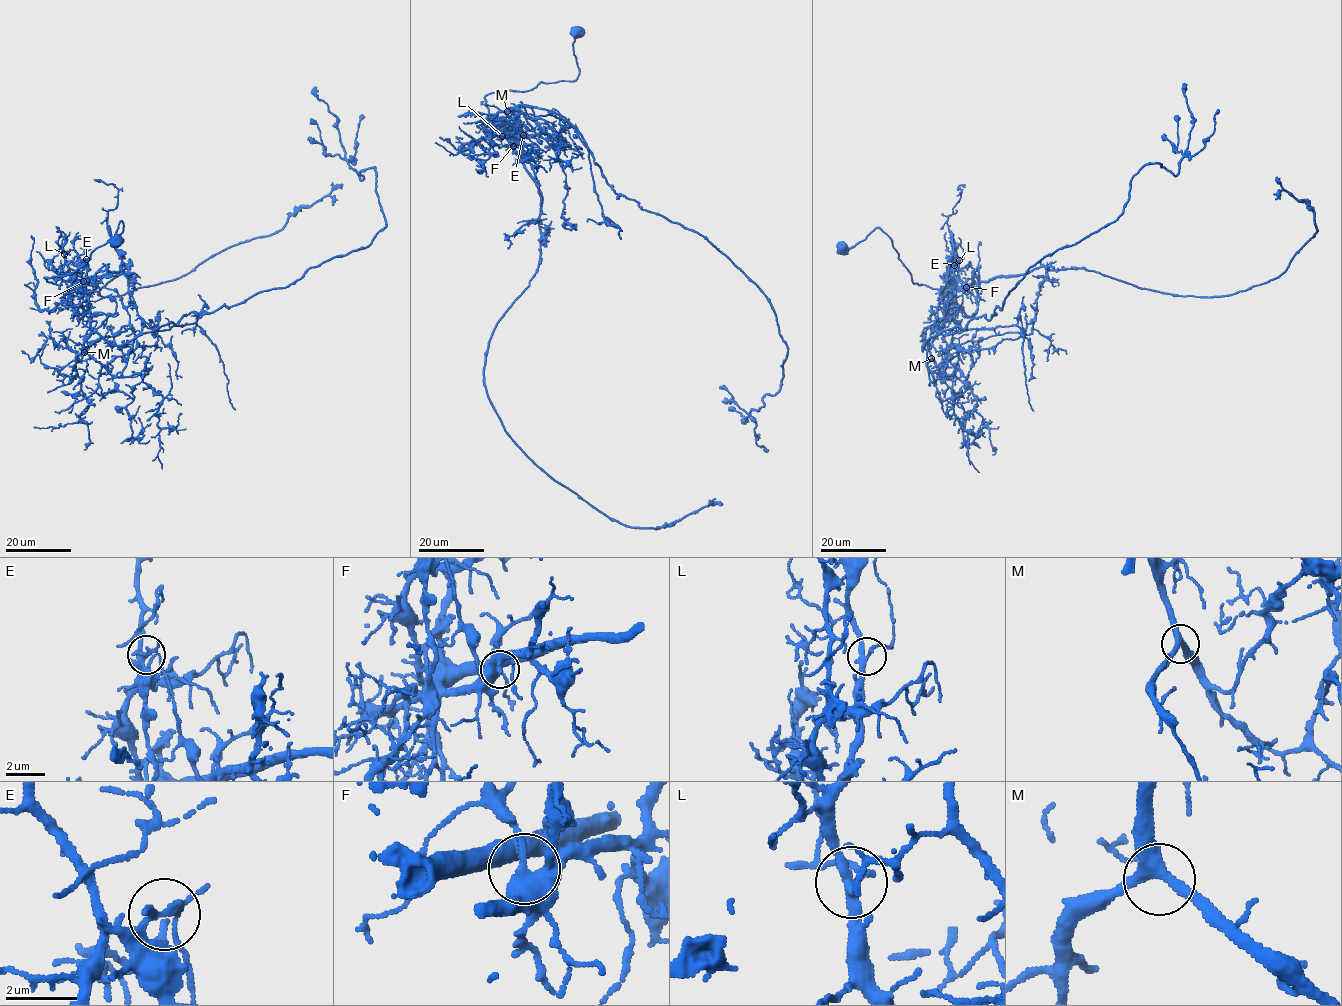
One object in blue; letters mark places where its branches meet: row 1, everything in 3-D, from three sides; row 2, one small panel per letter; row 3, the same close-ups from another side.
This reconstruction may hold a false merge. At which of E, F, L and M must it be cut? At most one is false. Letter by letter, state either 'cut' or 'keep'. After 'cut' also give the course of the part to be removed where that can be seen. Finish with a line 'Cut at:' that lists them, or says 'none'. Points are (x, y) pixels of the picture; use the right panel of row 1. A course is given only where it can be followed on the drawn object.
E: cut | (954, 265), (966, 287), (1045, 266), (1171, 295), (1232, 295), (1282, 273), (1317, 230), (1310, 207), (1277, 178)
F: keep
L: keep
M: keep
Cut at: E

